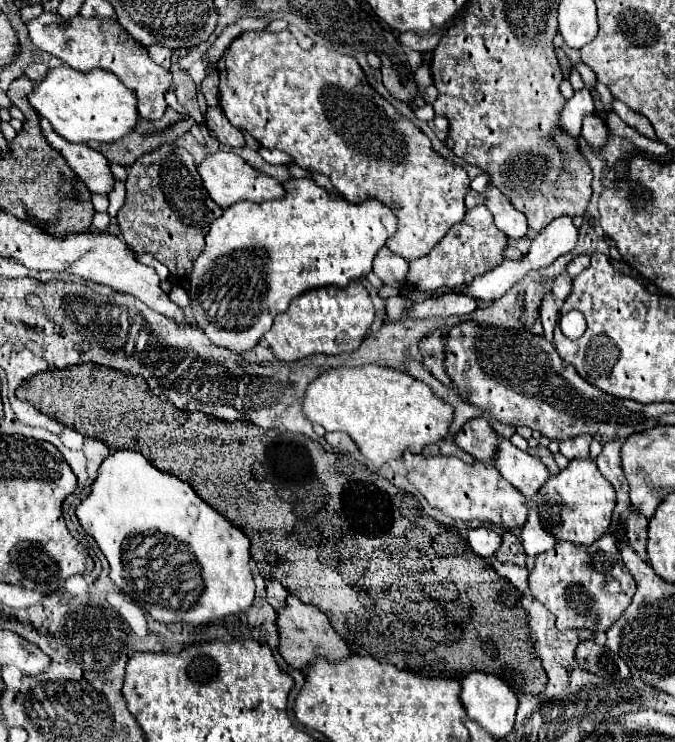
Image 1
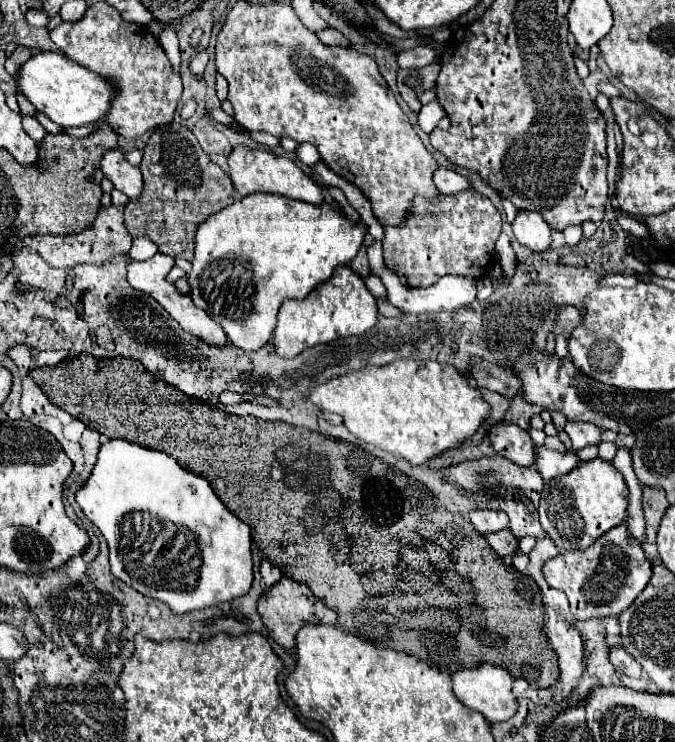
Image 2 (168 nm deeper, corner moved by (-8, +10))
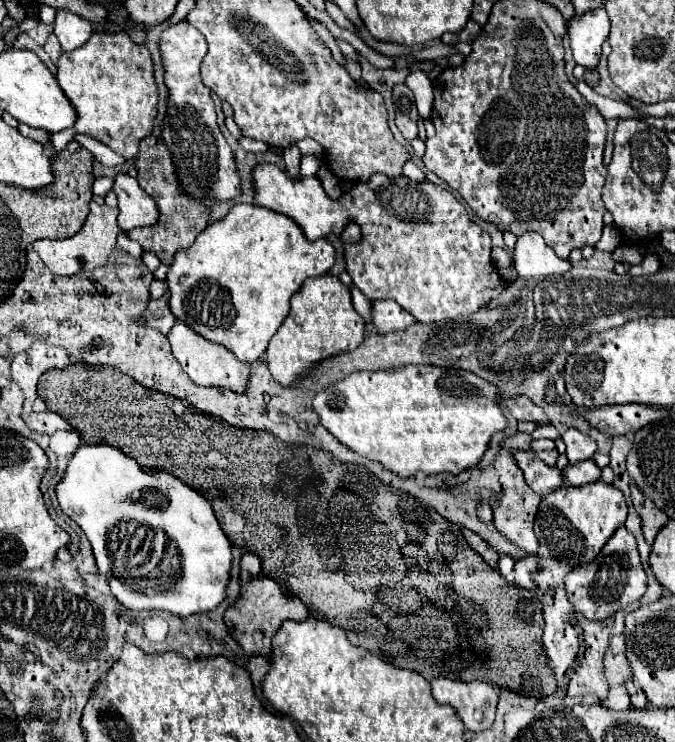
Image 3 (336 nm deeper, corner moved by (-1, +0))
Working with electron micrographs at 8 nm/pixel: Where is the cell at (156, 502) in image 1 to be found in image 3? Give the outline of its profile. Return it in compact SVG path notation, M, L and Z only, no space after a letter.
M80 445L76 455L72 457L72 461L68 463L68 469L64 473L64 479L56 485L56 495L58 495L58 503L62 507L62 511L76 521L84 535L88 537L88 541L92 543L92 551L96 557L96 565L98 571L104 575L110 575L110 589L112 595L126 607L132 611L168 611L176 617L190 617L194 613L208 613L212 609L216 609L224 599L226 599L226 589L230 583L230 565L232 565L232 545L228 541L228 537L224 535L224 531L220 529L220 523L212 511L212 505L204 499L204 495L200 495L196 489L188 487L186 483L182 483L180 479L176 479L174 475L160 471L160 469L144 469L136 463L136 459L126 457L120 449L110 447L110 445Z

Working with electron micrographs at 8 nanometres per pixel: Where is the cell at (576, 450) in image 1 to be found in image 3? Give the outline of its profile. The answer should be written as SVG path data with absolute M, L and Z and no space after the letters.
M570 427L570 429L566 429L566 433L562 433L562 439L566 443L566 457L570 463L592 459L594 451L596 451L596 441L592 437Z

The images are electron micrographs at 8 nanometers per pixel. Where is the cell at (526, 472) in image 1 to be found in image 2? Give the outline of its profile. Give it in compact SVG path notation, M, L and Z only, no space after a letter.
M543 447L537 449L537 463L535 463L535 467L537 467L537 471L541 473L541 477L545 481L569 473L579 463L581 463L581 459L577 457L575 451L557 453L557 451L549 451L549 449L543 449Z

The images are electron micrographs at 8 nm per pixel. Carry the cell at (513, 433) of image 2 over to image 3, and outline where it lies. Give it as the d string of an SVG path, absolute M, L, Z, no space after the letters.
M514 449L512 457L514 457L516 465L522 469L526 485L532 491L536 491L540 495L546 495L546 491L554 491L554 489L558 489L558 487L564 485L560 469L542 463L532 451Z

